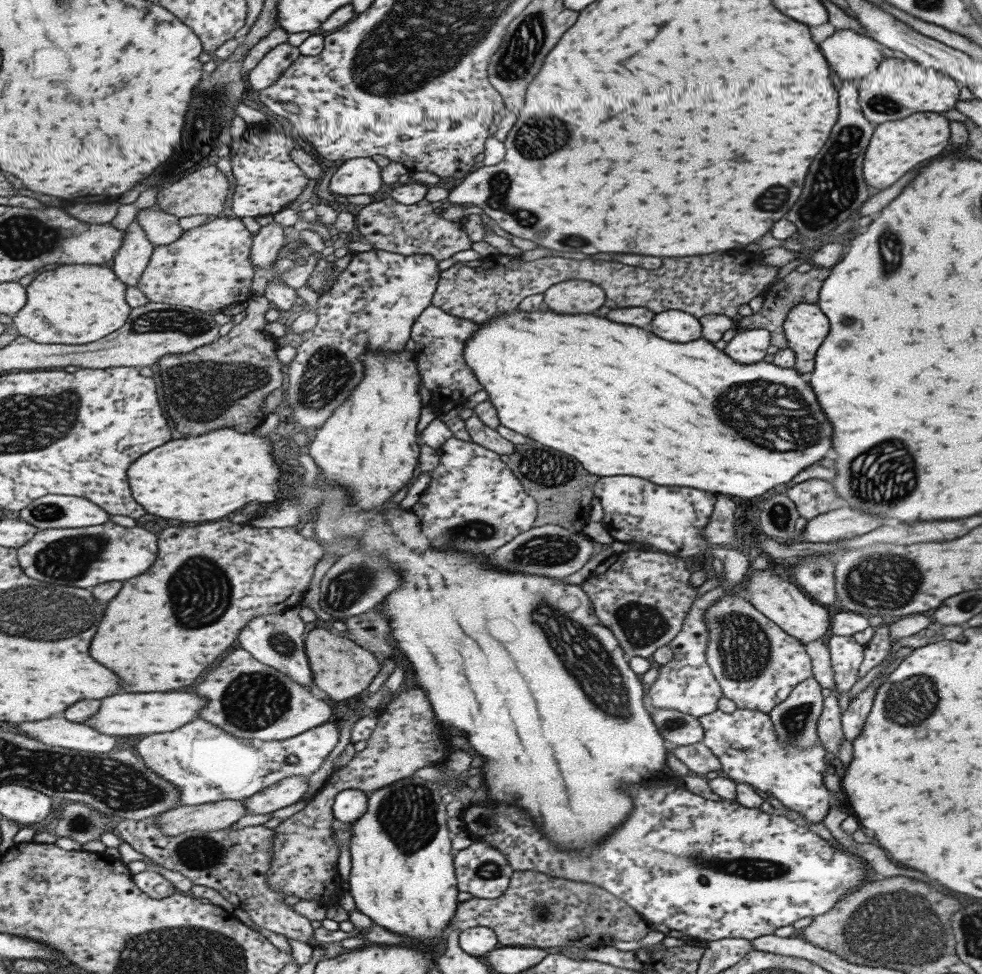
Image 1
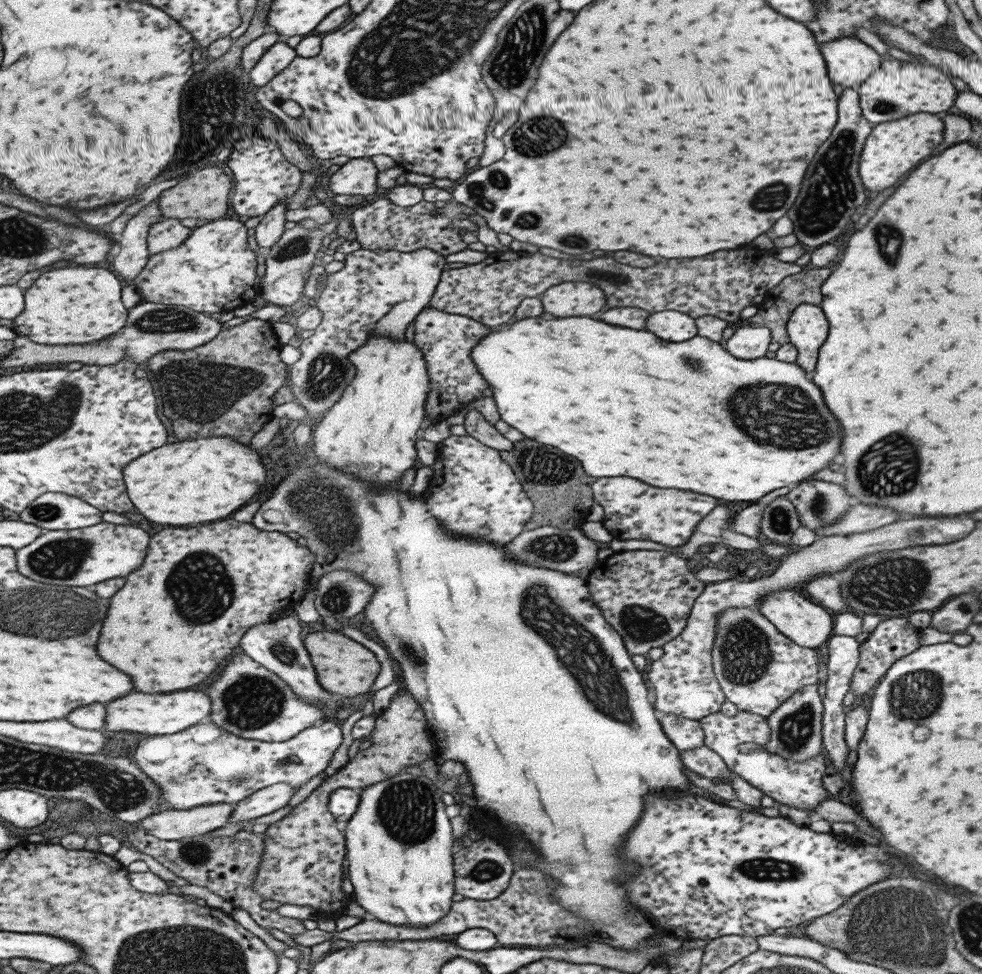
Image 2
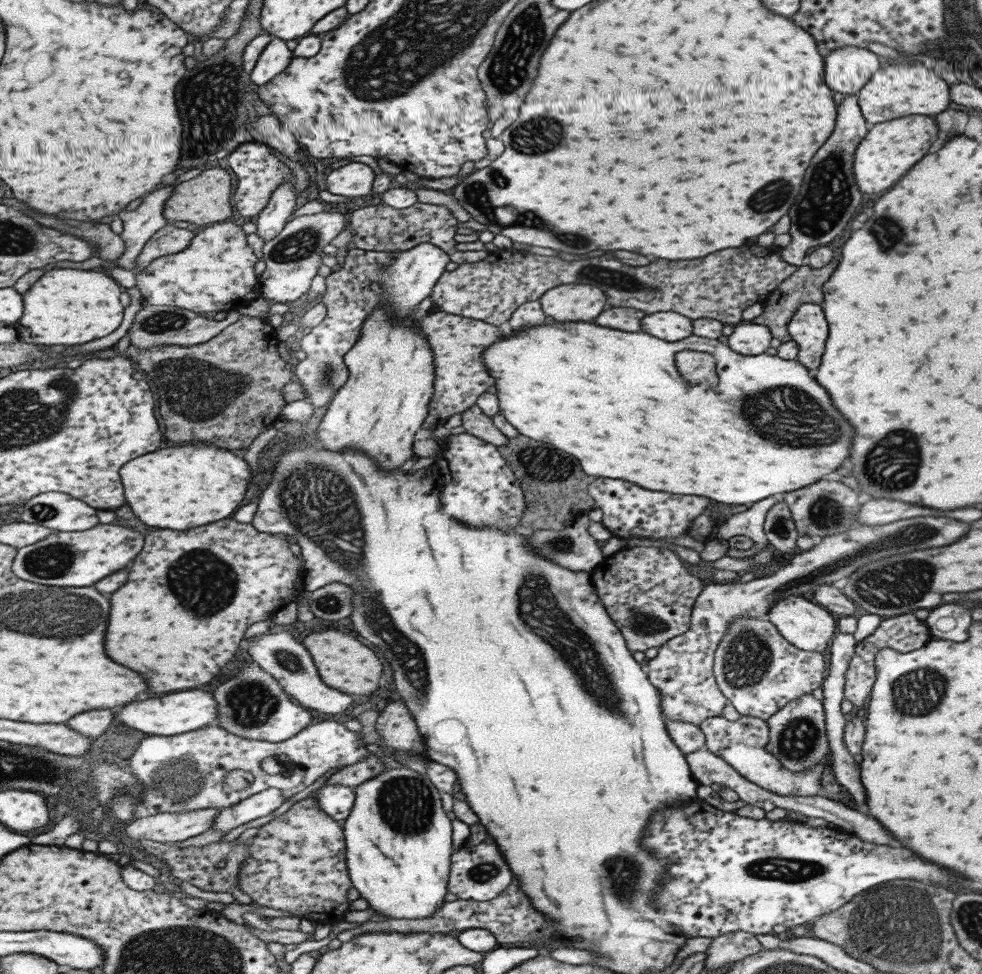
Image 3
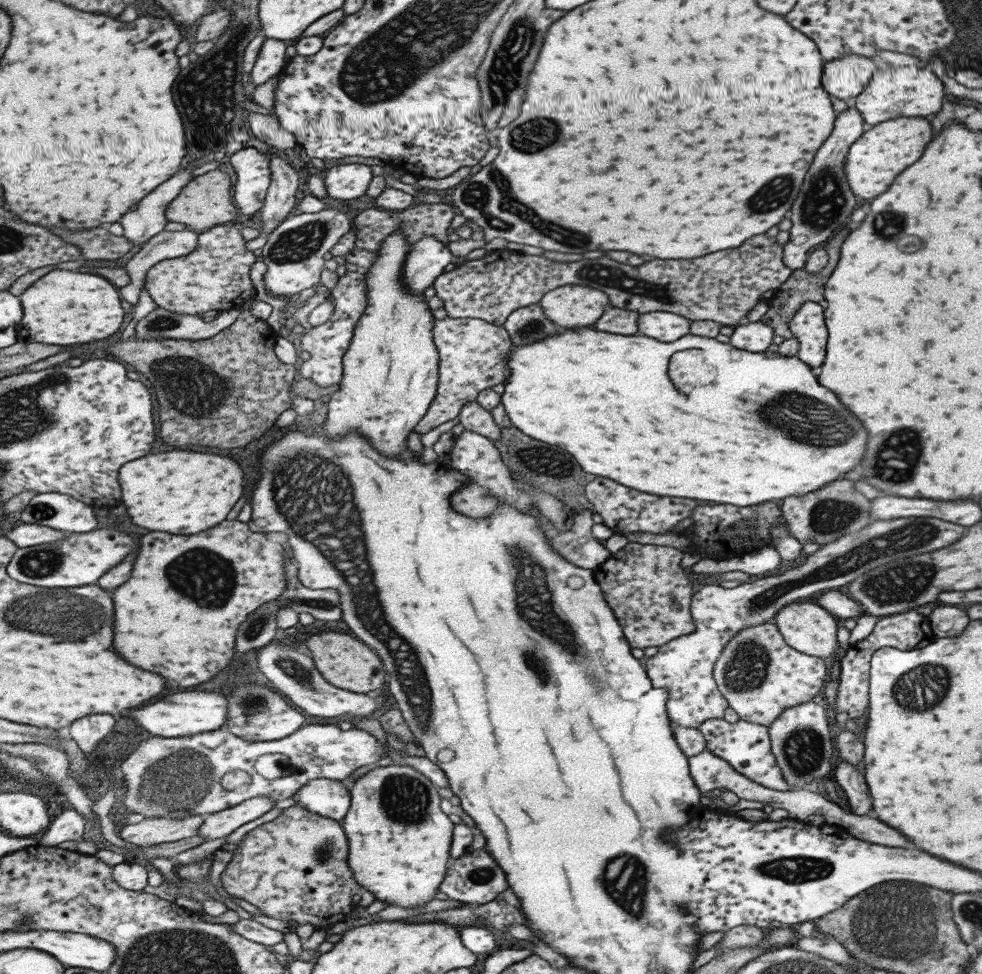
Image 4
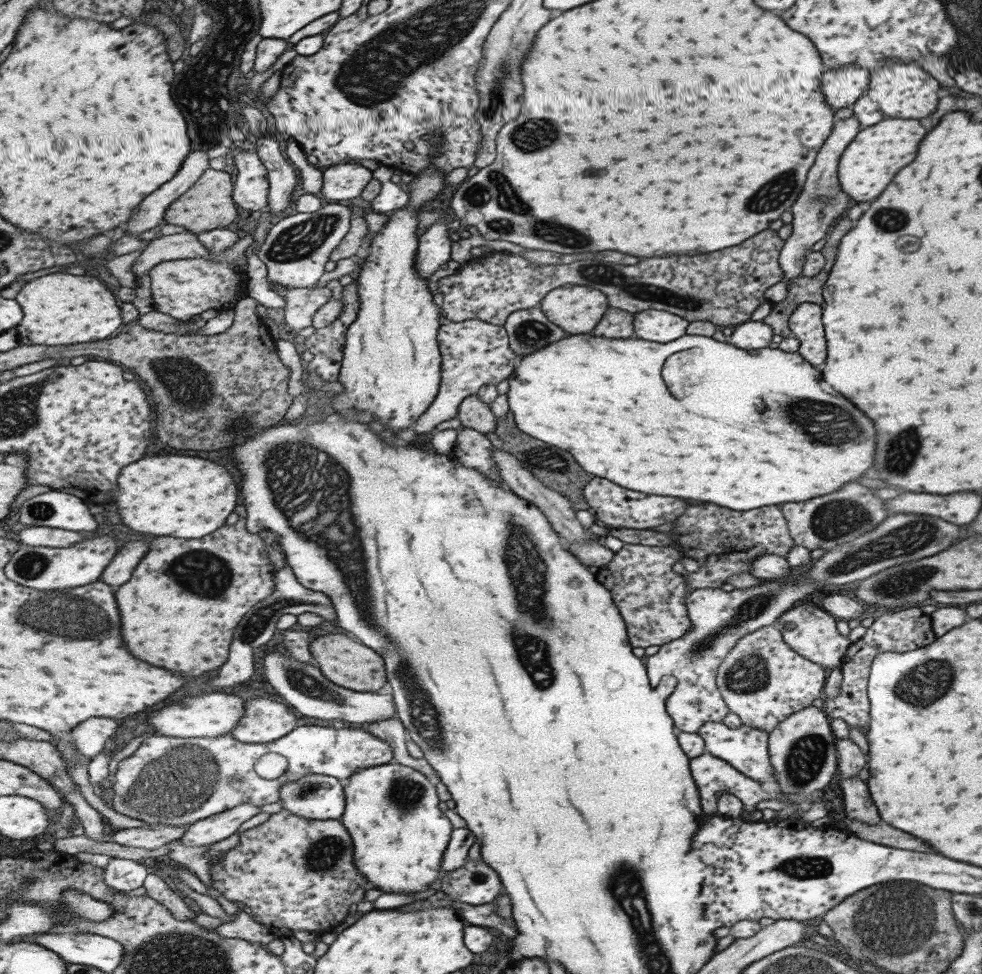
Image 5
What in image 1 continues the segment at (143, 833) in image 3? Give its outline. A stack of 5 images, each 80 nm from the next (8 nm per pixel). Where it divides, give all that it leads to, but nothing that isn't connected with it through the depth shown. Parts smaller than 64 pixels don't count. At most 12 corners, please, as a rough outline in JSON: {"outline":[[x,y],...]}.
{"outline":[[244,800],[181,805],[158,815],[167,836],[223,830],[247,815]]}

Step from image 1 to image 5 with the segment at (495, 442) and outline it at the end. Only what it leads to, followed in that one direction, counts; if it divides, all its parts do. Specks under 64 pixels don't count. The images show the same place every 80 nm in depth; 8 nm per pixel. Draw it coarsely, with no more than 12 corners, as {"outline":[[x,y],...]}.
{"outline":[[477,395],[463,398],[456,412],[461,428],[491,433],[495,417]]}

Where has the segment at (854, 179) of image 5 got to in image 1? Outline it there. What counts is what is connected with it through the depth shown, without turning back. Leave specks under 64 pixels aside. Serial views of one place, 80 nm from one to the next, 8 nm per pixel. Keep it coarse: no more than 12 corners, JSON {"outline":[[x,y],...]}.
{"outline":[[939,114],[883,122],[862,177],[887,188],[949,142]]}

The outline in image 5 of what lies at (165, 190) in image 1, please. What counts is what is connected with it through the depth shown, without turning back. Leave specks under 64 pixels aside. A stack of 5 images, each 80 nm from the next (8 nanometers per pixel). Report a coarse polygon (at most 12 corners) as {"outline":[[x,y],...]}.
{"outline":[[209,167],[164,220],[196,234],[239,216],[229,169]]}

